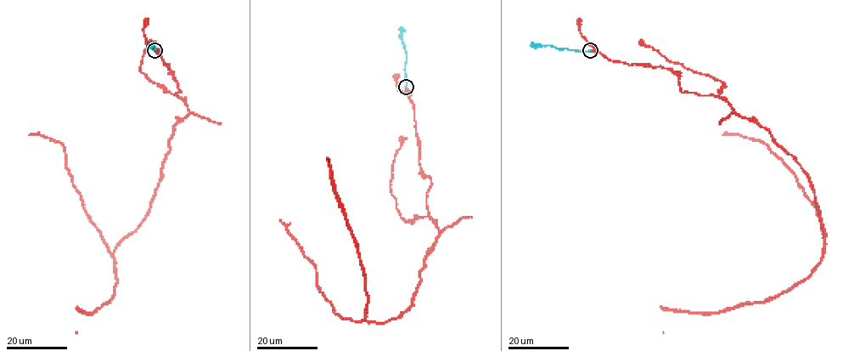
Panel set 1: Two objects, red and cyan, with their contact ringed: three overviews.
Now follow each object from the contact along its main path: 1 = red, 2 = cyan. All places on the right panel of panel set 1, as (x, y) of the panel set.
1: (590, 50), (671, 68), (682, 92), (764, 127), (825, 233), (801, 281), (666, 311), (663, 333)
2: (590, 50), (530, 46)

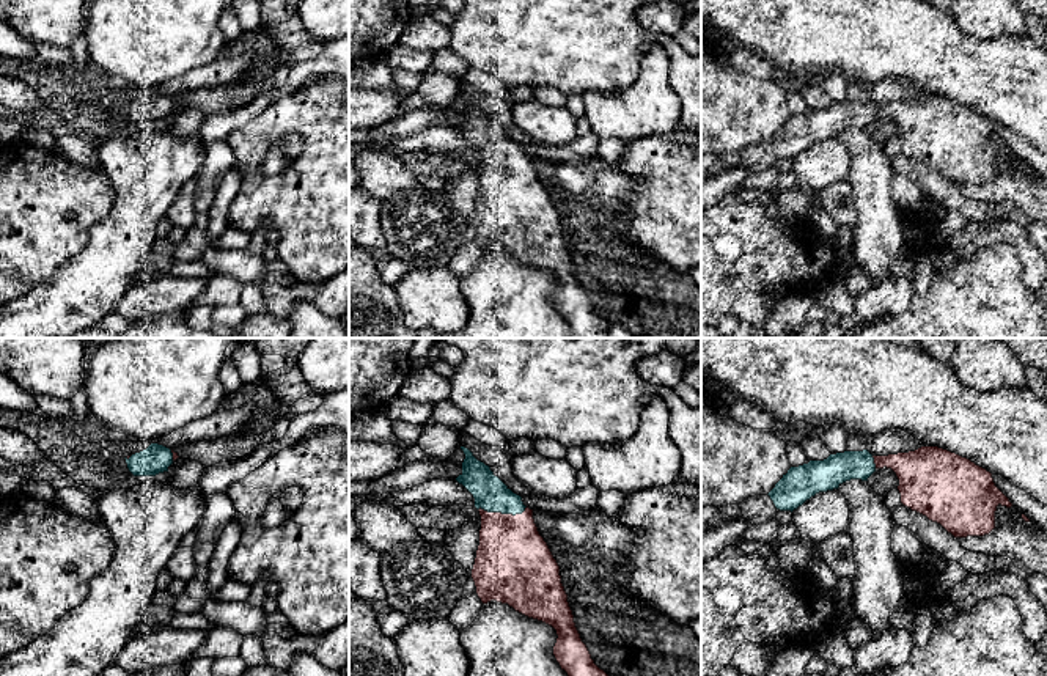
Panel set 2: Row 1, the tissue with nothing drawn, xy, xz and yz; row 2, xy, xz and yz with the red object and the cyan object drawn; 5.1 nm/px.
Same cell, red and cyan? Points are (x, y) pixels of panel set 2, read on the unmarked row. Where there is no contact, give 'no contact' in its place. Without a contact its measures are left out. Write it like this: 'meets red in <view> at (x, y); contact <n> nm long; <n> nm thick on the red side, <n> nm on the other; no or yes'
meets red in xz at (502, 162); contact 260 nm long; 380 nm thick on the red side, 180 nm on the other; yes

